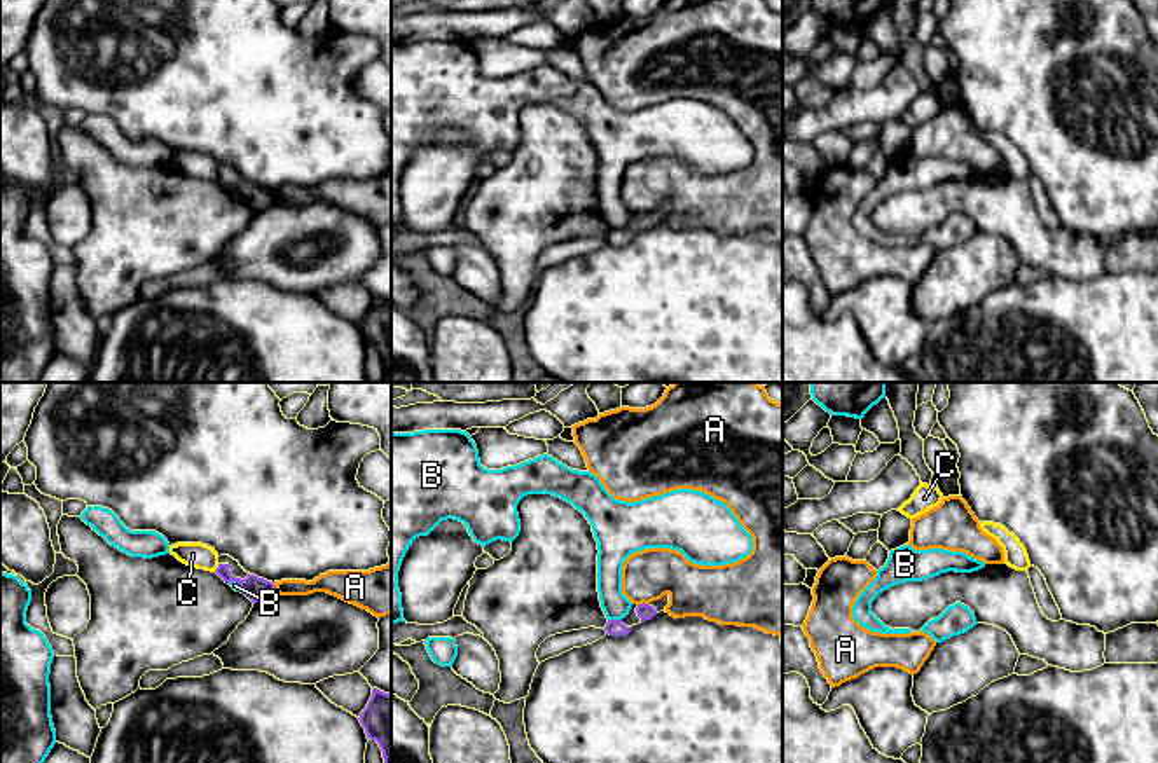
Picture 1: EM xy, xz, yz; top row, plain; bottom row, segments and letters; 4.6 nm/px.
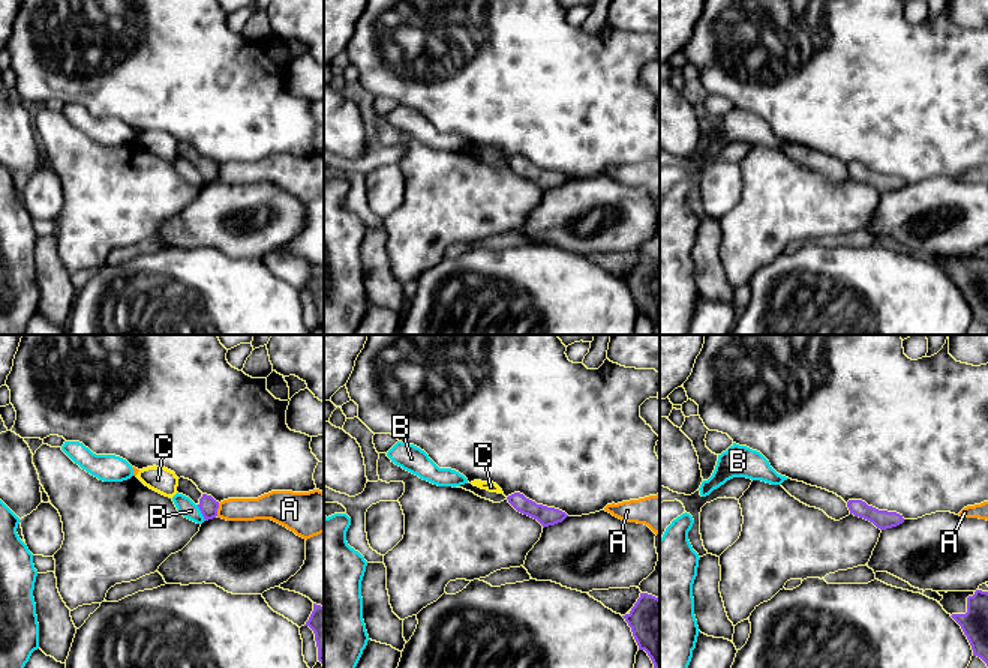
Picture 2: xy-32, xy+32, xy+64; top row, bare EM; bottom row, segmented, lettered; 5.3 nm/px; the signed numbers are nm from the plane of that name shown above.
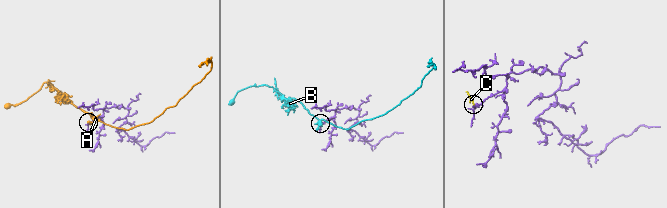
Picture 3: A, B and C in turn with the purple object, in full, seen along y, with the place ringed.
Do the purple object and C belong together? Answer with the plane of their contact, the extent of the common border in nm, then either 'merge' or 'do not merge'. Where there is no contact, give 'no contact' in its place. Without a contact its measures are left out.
xy | 50 nm | do not merge

